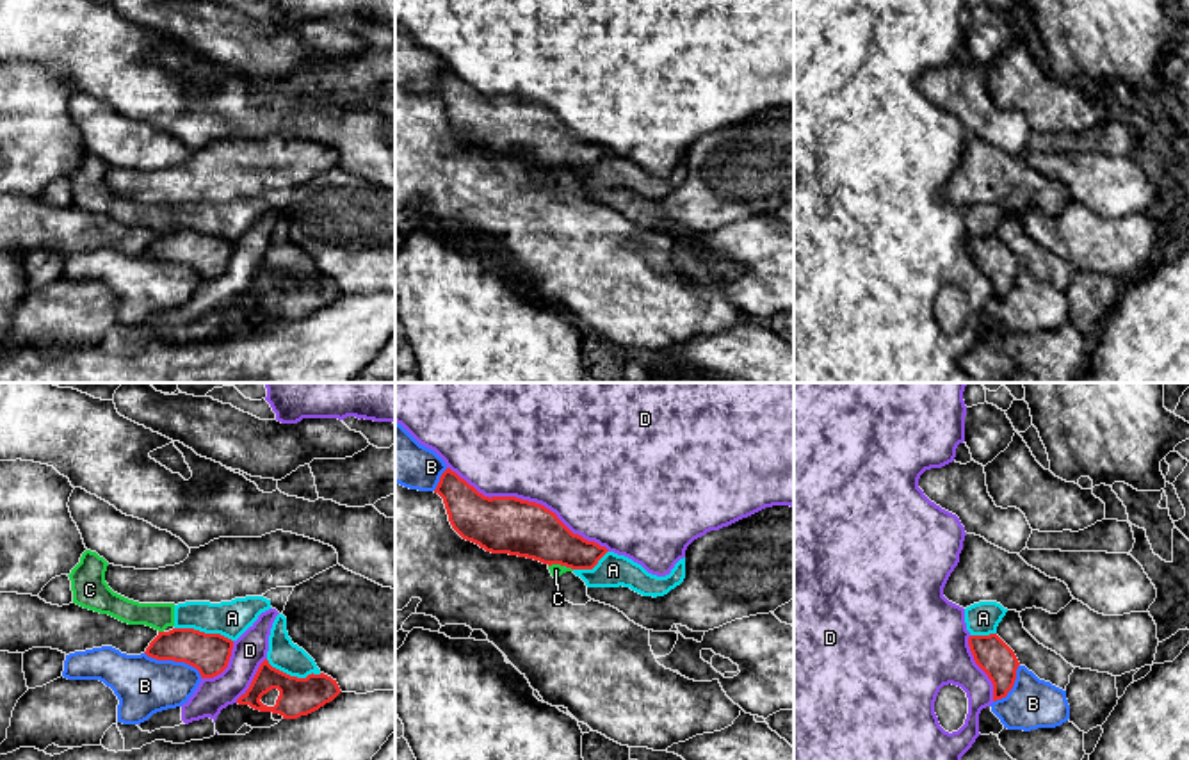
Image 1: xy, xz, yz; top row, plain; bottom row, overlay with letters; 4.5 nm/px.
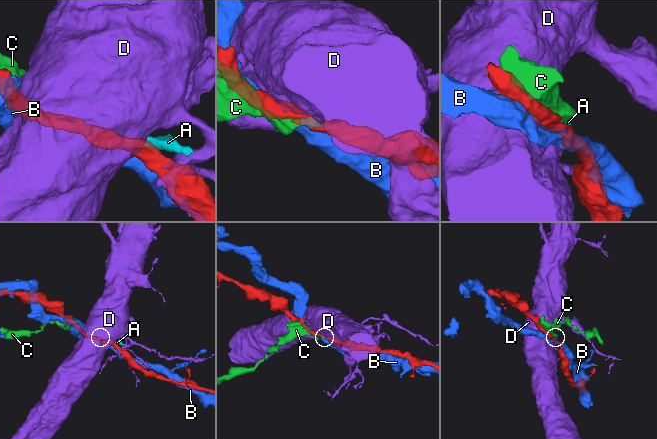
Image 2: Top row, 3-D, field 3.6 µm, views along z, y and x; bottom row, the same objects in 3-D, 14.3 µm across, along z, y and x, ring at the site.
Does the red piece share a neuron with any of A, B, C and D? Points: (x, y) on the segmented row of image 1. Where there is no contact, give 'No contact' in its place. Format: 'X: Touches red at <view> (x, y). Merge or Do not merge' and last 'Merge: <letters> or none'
A: Touches red at xy (203, 632). Do not merge
B: Touches red at xy (175, 661). Do not merge
C: Touches red at xz (556, 563). Do not merge
D: Touches red at xz (527, 501). Do not merge
Merge: none

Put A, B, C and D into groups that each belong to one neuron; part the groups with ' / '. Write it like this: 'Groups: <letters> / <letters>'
Groups: A C / B / D

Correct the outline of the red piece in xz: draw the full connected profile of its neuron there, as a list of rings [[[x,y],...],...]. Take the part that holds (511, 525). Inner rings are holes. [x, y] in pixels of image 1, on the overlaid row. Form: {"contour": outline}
{"contour": [[[450,468],[441,473],[434,493],[443,498],[452,529],[486,552],[571,570],[593,570],[609,552],[573,534],[545,505],[516,497],[484,497]]]}

